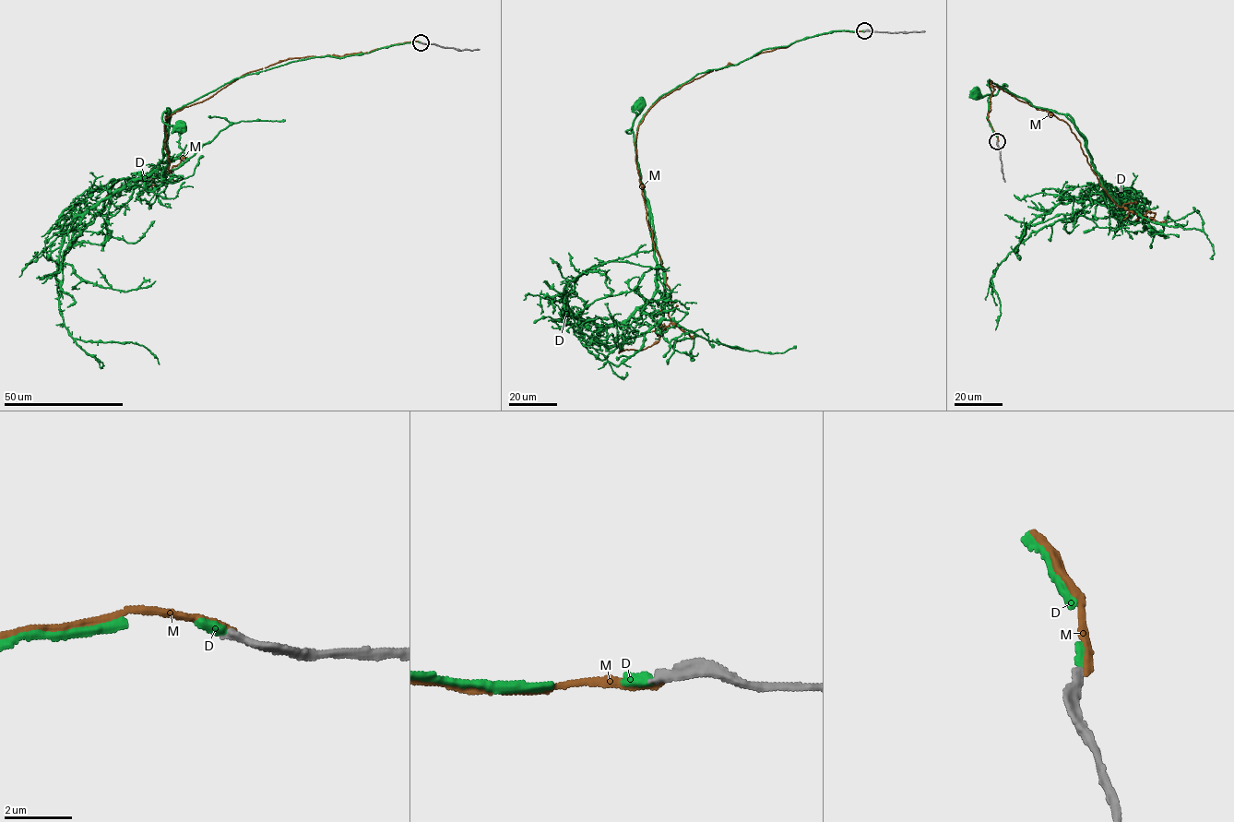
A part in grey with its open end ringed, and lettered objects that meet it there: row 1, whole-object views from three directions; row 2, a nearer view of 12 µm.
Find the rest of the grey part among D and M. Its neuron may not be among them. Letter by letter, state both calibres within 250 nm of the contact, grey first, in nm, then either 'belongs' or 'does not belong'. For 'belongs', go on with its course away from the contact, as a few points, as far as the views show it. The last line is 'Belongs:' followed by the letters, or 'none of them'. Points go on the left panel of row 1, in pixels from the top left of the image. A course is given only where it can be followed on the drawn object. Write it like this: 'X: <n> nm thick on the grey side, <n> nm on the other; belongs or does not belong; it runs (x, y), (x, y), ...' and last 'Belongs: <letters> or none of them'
D: 280 nm thick on the grey side, 280 nm on the other; belongs; it runs (420, 42), (341, 57), (290, 62), (232, 79), (169, 115), (168, 109), (164, 111), (166, 125), (180, 127)
M: 300 nm thick on the grey side, 200 nm on the other; does not belong
Belongs: D

